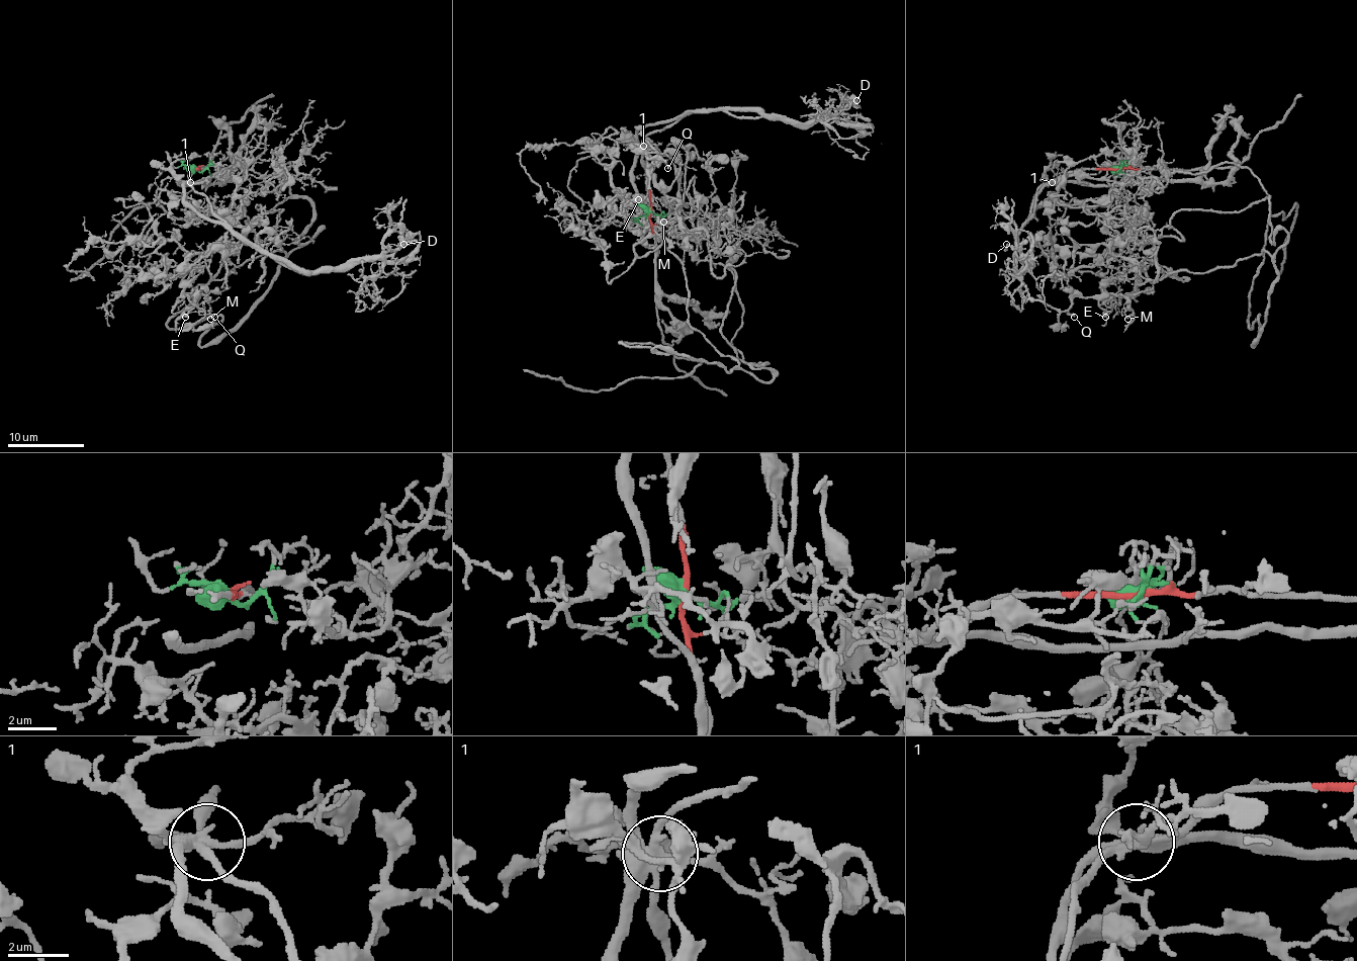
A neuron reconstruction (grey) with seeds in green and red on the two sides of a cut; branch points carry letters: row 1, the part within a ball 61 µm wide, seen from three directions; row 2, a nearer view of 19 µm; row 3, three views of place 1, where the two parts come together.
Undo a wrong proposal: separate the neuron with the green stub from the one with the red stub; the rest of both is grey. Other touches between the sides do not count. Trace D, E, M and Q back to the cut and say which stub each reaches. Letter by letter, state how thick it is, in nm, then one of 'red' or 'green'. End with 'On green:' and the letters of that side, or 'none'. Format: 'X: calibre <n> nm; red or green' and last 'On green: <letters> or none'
D: calibre 140 nm; red
E: calibre 200 nm; green
M: calibre 90 nm; green
Q: calibre 130 nm; green
On green: E, M, Q

